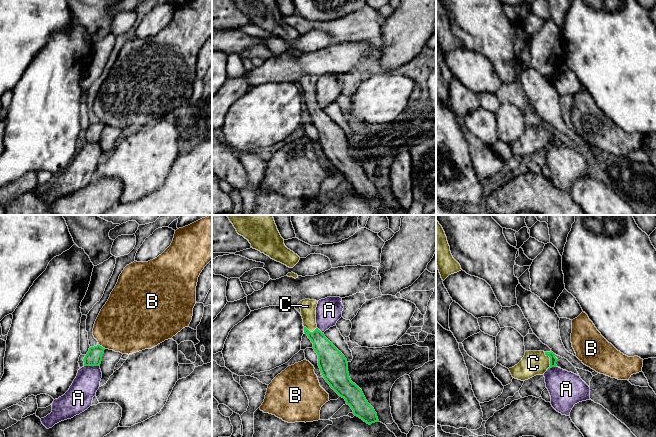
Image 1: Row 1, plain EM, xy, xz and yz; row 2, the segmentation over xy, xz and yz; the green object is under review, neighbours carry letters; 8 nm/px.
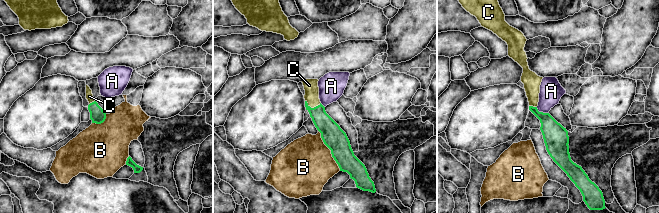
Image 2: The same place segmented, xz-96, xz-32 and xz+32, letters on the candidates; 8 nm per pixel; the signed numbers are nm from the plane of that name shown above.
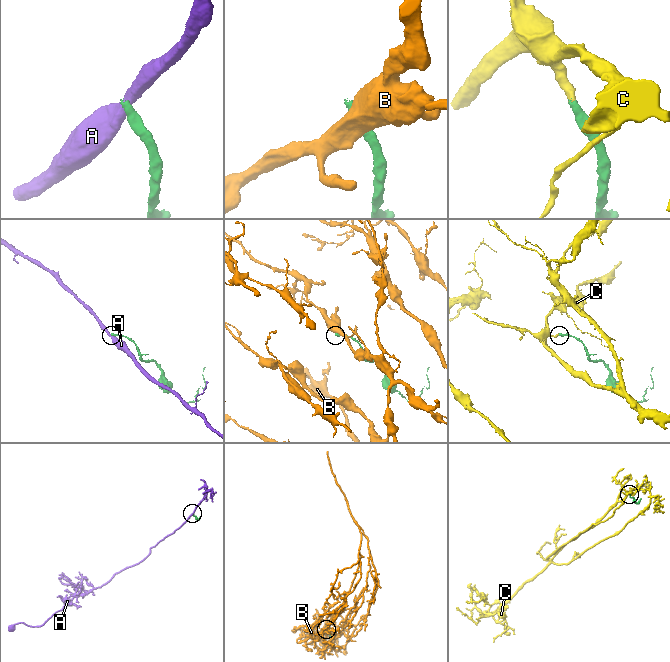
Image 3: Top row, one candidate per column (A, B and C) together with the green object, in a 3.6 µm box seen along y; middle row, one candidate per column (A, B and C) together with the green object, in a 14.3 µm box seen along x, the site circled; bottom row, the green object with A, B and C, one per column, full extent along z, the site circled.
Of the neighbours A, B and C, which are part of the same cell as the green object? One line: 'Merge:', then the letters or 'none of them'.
Merge: C

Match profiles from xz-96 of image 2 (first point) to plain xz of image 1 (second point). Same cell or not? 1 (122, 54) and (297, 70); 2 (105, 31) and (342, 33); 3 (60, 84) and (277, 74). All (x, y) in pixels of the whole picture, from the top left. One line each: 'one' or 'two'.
1: one
2: two
3: two

